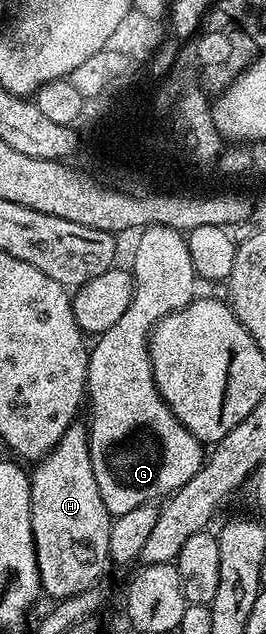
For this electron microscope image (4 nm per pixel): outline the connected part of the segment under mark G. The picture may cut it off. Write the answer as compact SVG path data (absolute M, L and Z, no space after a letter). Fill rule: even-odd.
M151 224L140 229L137 249L133 252L133 297L131 306L123 310L119 322L111 330L96 337L97 345L88 349L89 378L87 381L87 408L89 404L89 449L91 470L95 470L95 482L99 486L99 498L107 506L110 517L127 514L135 506L168 498L178 492L201 468L203 463L202 441L197 440L181 425L169 409L169 403L159 394L149 361L149 334L163 317L177 312L195 299L193 283L198 283L197 271L193 269L191 254L182 233L162 224Z

